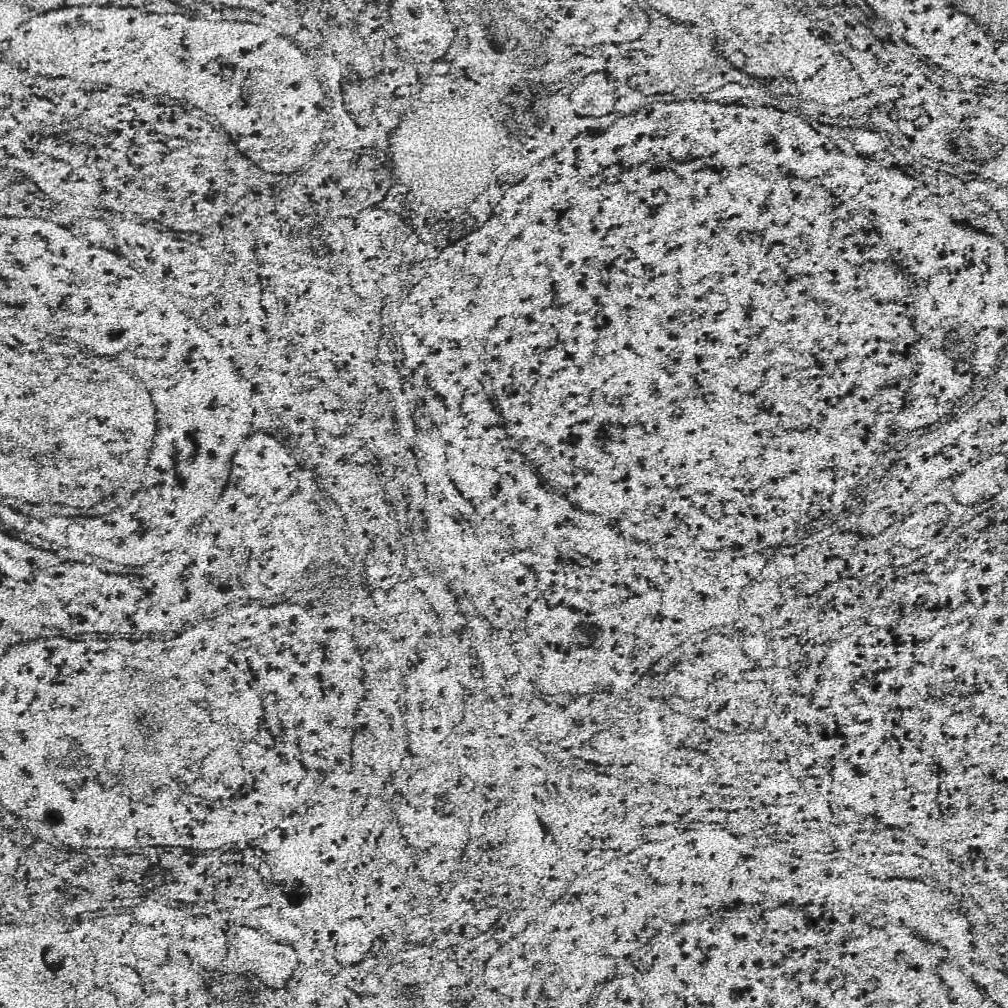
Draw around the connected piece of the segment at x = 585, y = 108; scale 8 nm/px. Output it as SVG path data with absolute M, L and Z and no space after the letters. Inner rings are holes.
M603 72L587 74L573 90L567 94L567 100L575 108L577 116L585 118L603 118L613 110L617 98L617 88Z

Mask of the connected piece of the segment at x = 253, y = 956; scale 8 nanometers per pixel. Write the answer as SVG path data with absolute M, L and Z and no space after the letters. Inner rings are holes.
M249 928L237 930L235 946L245 968L267 988L285 988L297 968L297 954L291 946L267 940Z

